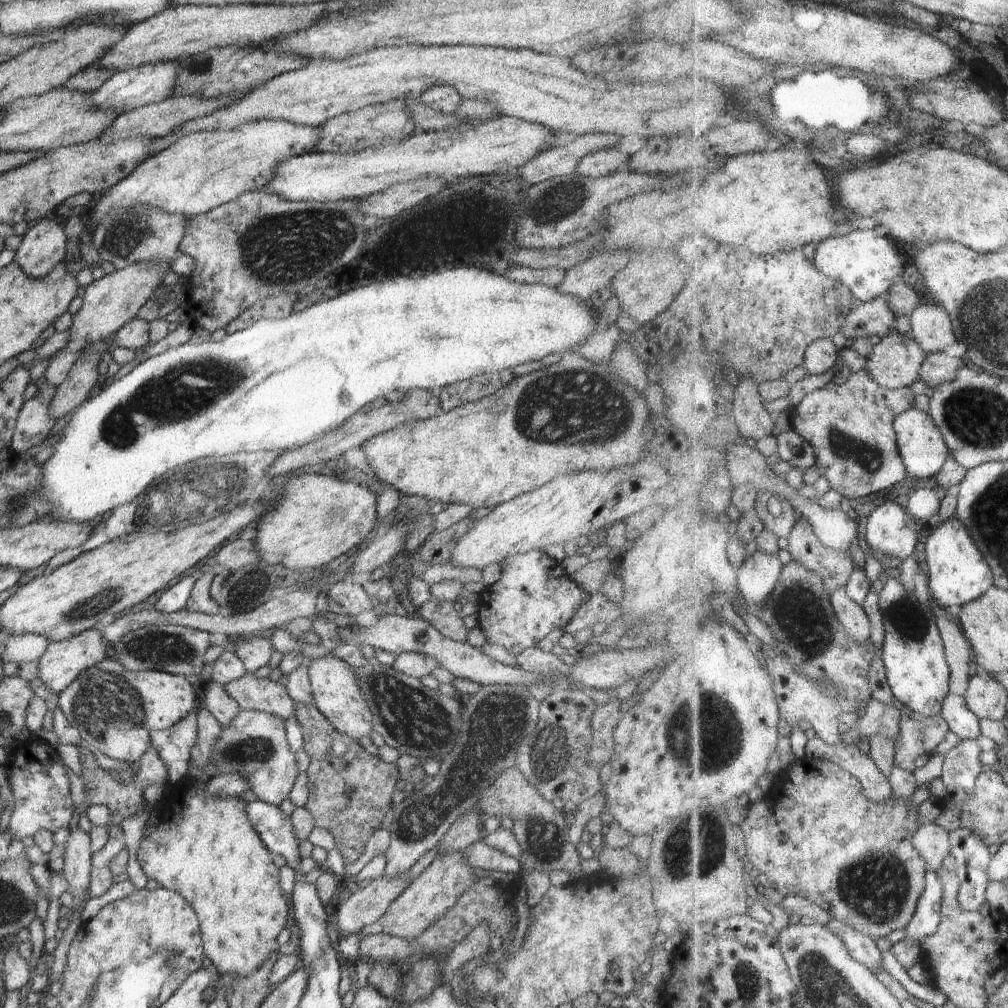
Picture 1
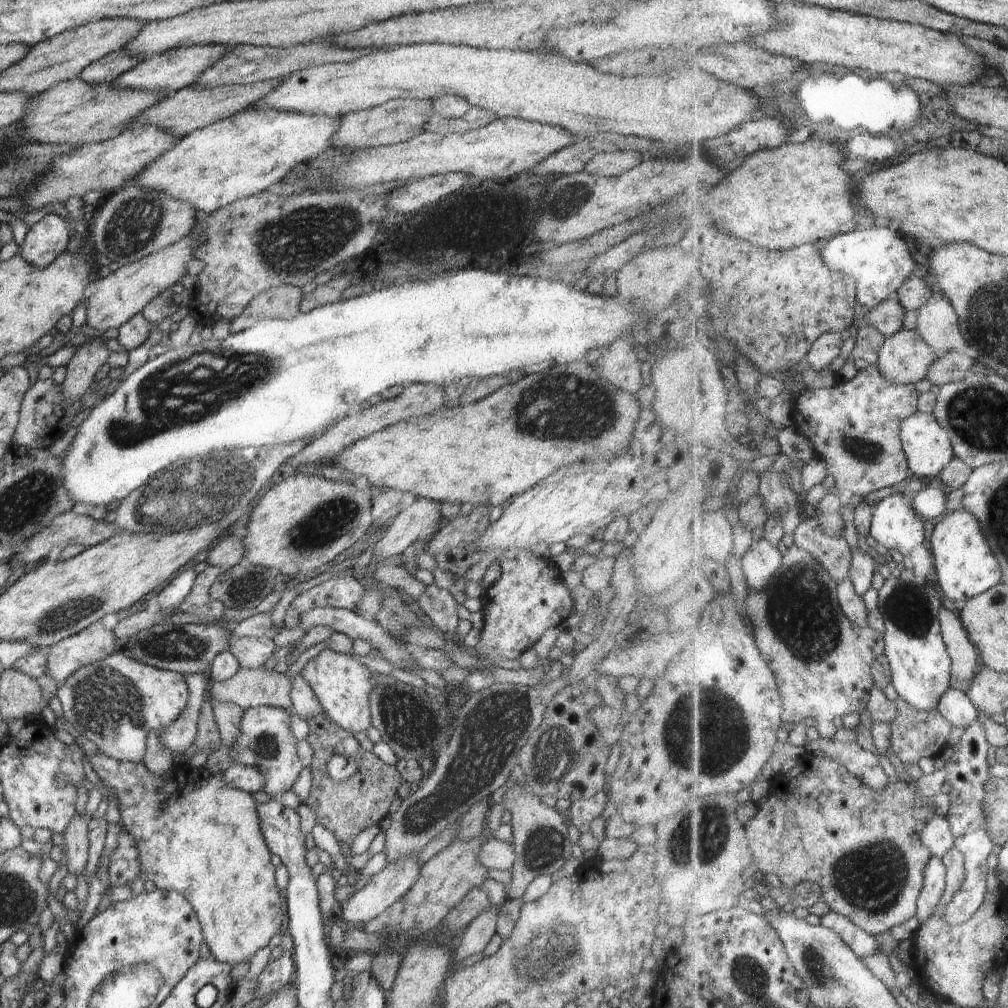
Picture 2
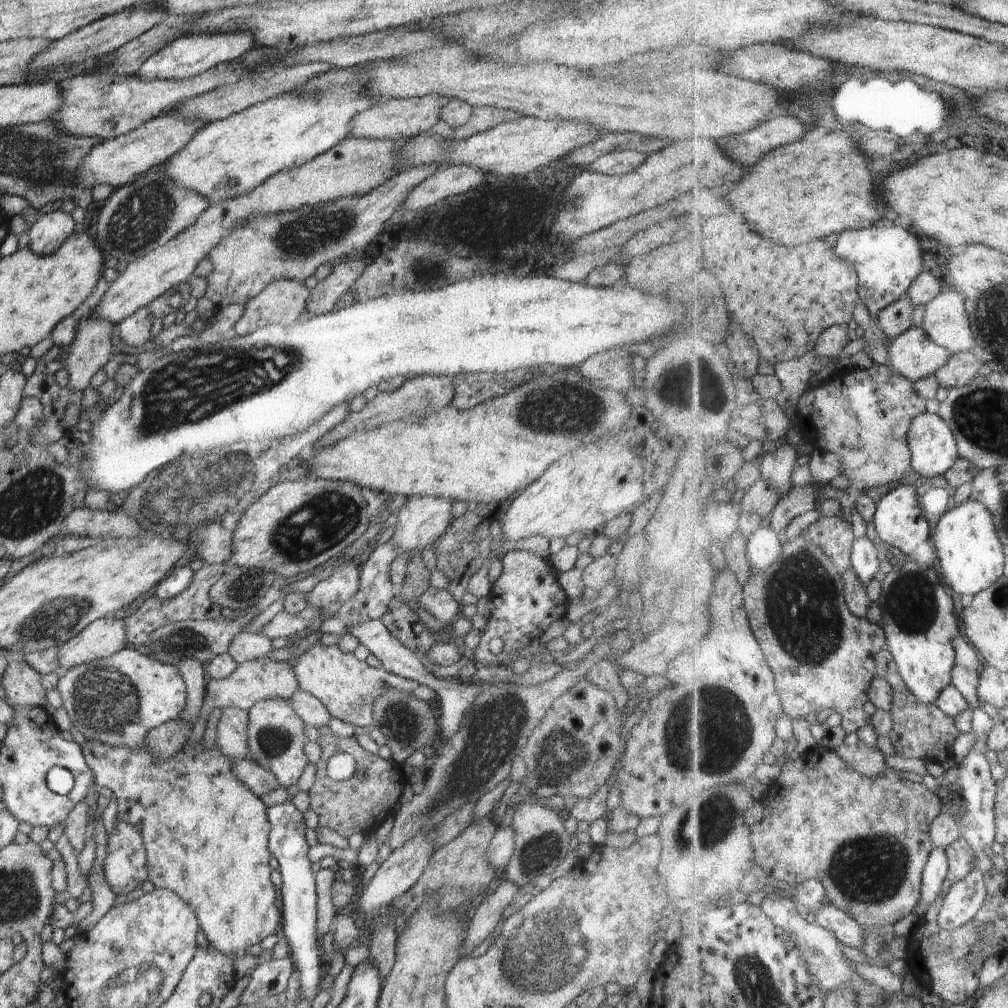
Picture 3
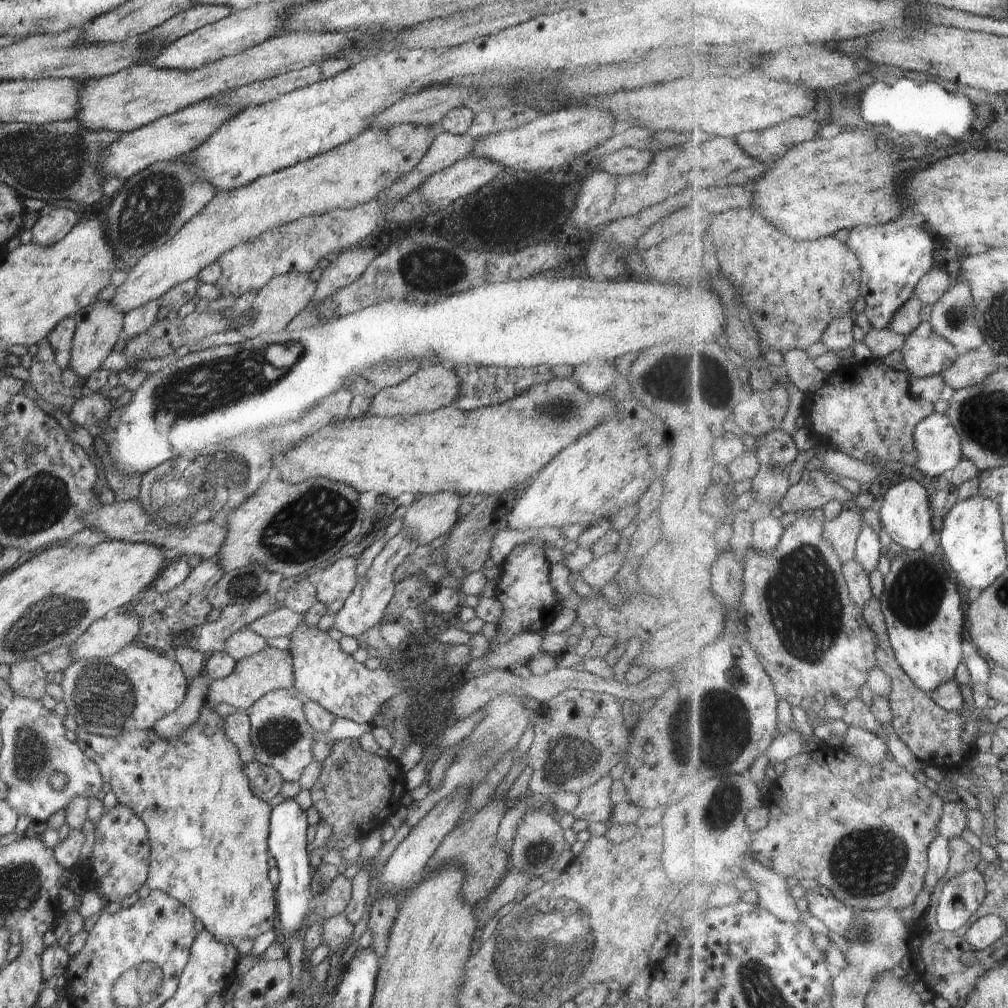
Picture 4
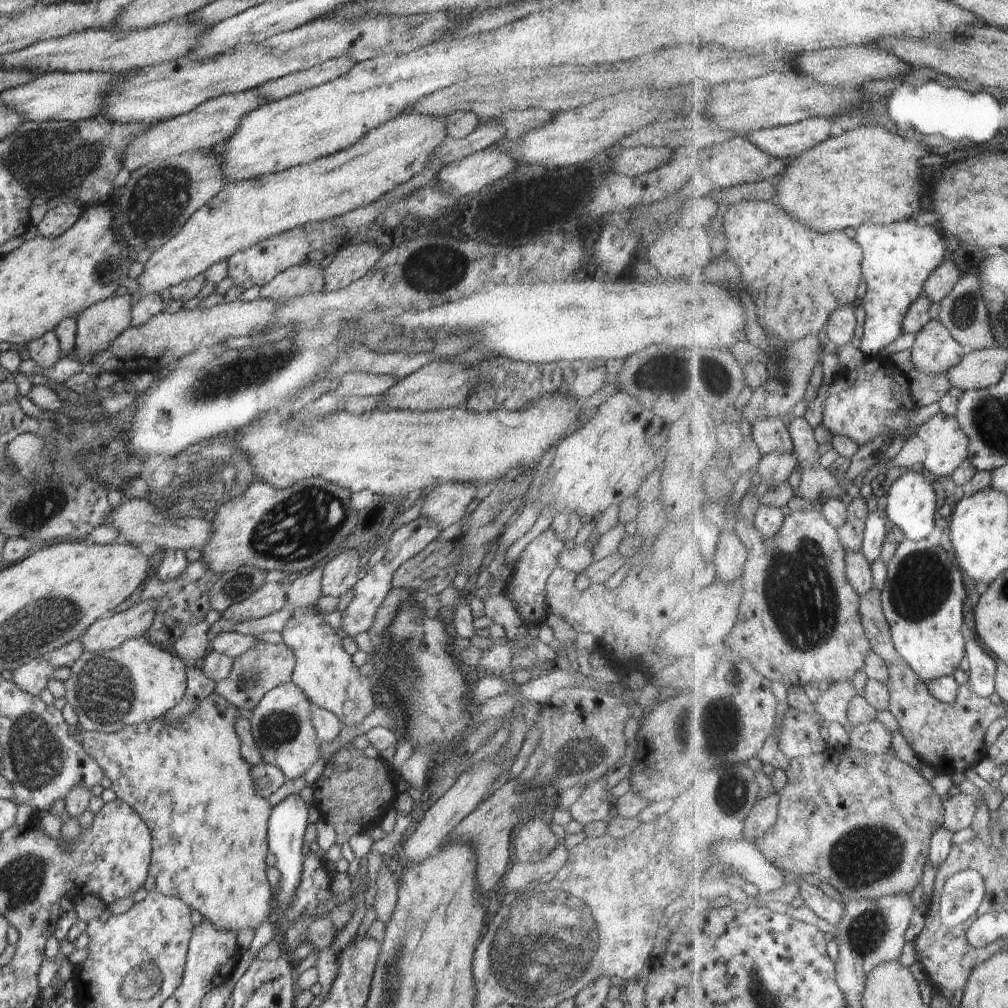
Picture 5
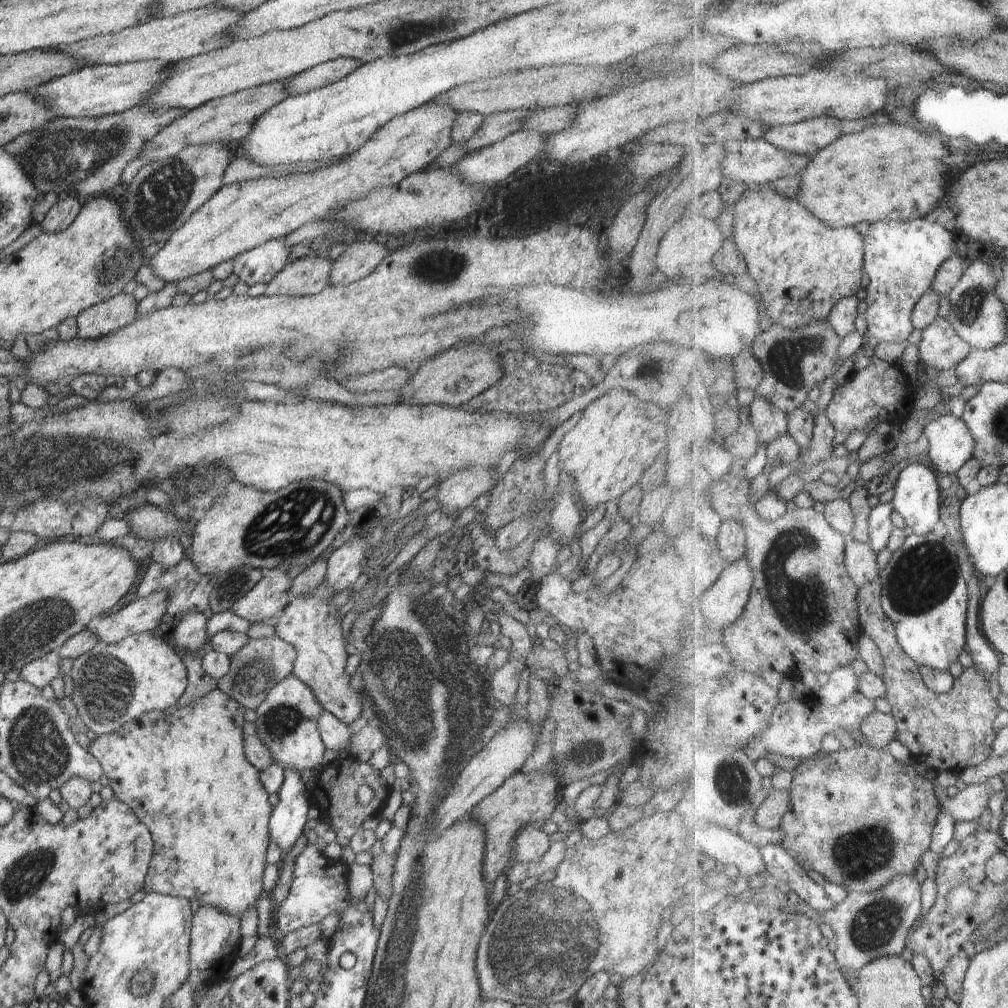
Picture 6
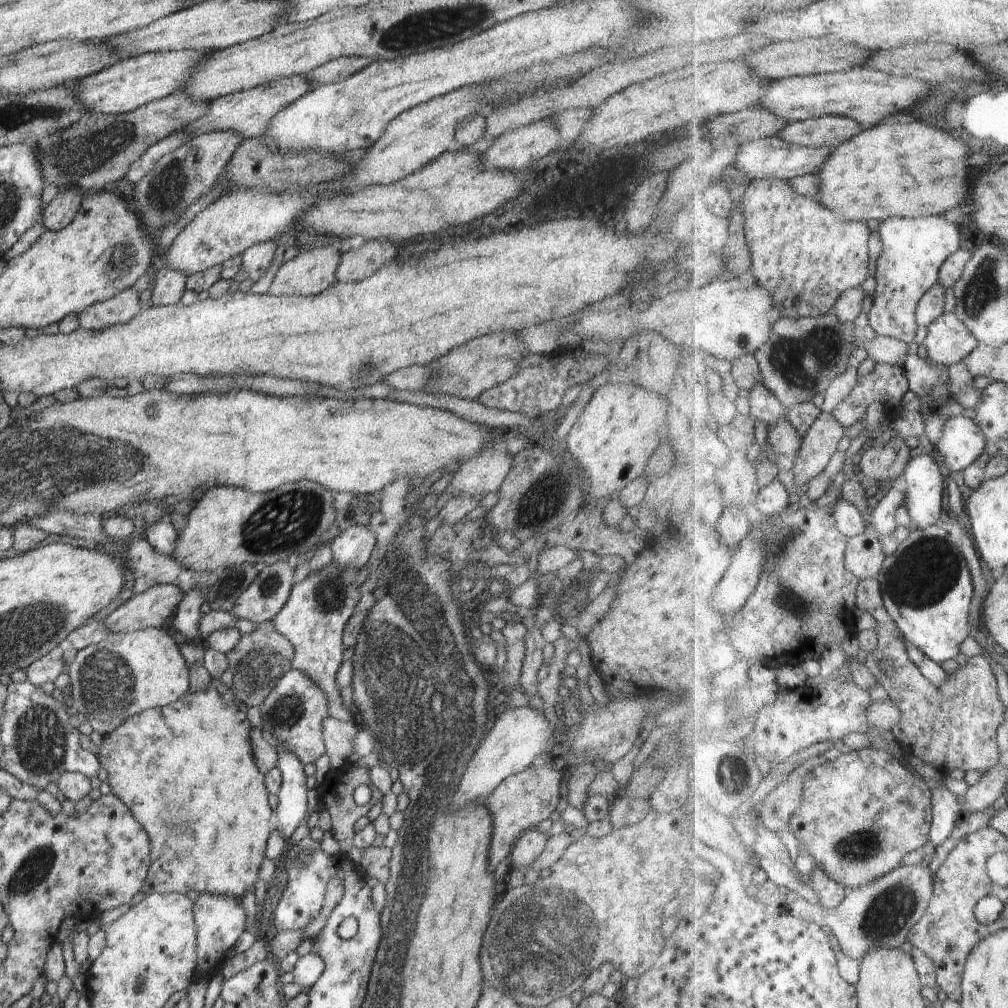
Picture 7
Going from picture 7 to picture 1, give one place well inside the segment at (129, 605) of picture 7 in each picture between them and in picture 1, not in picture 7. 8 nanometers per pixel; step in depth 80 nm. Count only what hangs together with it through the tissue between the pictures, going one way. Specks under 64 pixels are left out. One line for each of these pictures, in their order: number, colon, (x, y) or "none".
1: (64, 660)
2: (94, 643)
3: (100, 639)
4: (104, 637)
5: (108, 632)
6: (144, 614)

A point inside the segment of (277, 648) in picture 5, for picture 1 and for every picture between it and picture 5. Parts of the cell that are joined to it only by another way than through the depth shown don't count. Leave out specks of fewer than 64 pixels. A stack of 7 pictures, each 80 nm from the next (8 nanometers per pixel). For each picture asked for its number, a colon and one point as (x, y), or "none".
1: (261, 693)
2: (249, 687)
3: (256, 680)
4: (271, 669)

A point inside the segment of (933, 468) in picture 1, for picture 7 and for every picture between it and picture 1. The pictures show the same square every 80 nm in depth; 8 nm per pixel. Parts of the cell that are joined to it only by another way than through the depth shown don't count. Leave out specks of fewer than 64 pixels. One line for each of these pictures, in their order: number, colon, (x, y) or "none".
2: (930, 449)
3: (935, 447)
4: (940, 443)
5: (949, 444)
6: (953, 445)
7: (965, 441)

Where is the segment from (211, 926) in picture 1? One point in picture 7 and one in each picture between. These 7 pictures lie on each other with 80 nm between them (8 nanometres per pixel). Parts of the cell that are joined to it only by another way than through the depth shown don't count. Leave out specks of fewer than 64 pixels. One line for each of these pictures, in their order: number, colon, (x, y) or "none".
2: (198, 836)
3: (205, 834)
4: (208, 831)
5: (187, 780)
6: (183, 771)
7: (186, 771)

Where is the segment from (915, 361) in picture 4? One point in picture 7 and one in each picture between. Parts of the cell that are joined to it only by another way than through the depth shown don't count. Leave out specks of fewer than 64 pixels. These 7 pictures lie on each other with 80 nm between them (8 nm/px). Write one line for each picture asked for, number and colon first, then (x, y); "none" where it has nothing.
5: (936, 350)
6: (942, 346)
7: (950, 341)

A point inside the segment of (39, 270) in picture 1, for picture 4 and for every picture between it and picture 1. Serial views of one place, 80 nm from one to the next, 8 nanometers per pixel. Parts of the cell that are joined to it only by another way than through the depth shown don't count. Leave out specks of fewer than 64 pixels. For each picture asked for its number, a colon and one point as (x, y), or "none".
2: (46, 239)
3: (48, 232)
4: (48, 229)

